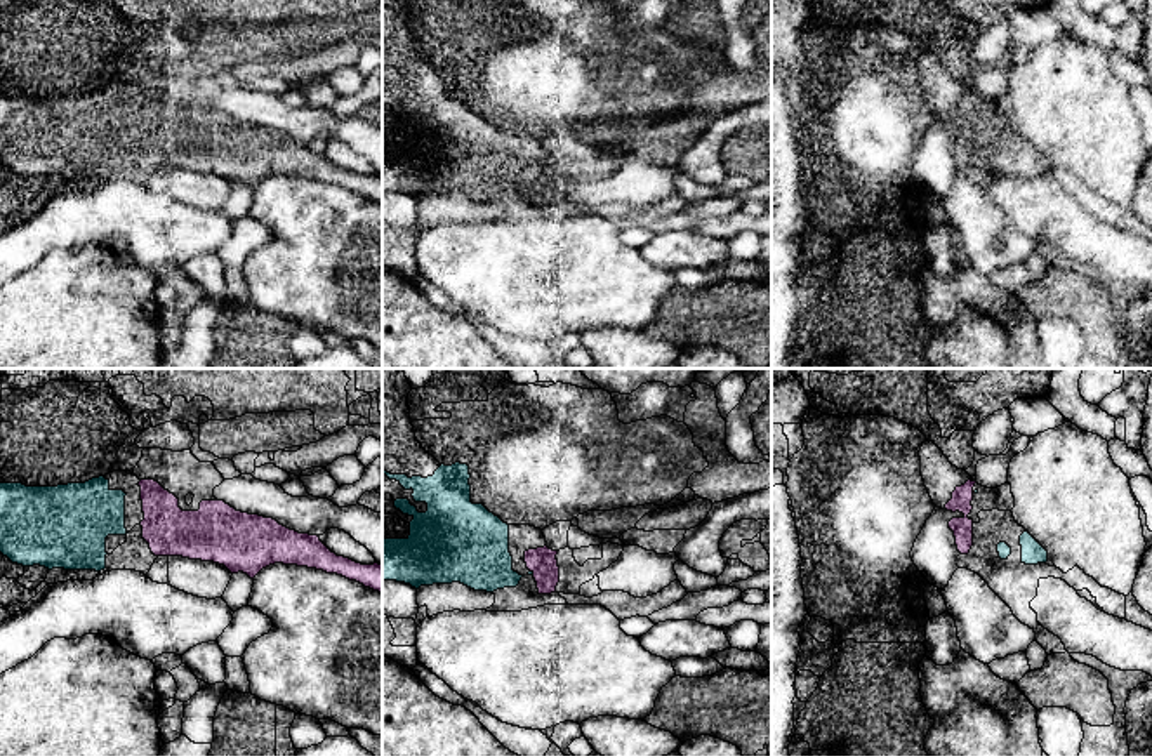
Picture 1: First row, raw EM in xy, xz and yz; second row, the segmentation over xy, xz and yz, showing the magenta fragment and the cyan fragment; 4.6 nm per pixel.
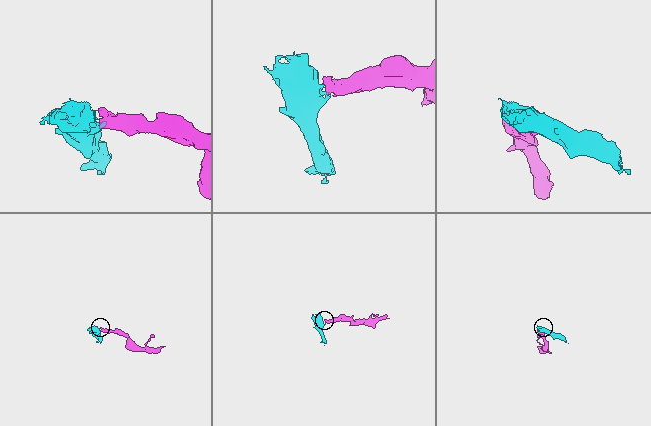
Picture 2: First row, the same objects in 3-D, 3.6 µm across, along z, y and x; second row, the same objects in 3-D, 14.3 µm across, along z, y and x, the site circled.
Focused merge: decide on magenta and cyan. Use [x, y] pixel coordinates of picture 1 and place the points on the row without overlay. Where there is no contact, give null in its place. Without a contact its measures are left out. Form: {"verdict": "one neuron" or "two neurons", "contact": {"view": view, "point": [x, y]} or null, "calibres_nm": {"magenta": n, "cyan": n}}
{"verdict": "one neuron", "contact": {"view": "xz", "point": [532, 181]}, "calibres_nm": {"magenta": 130, "cyan": 20}}

